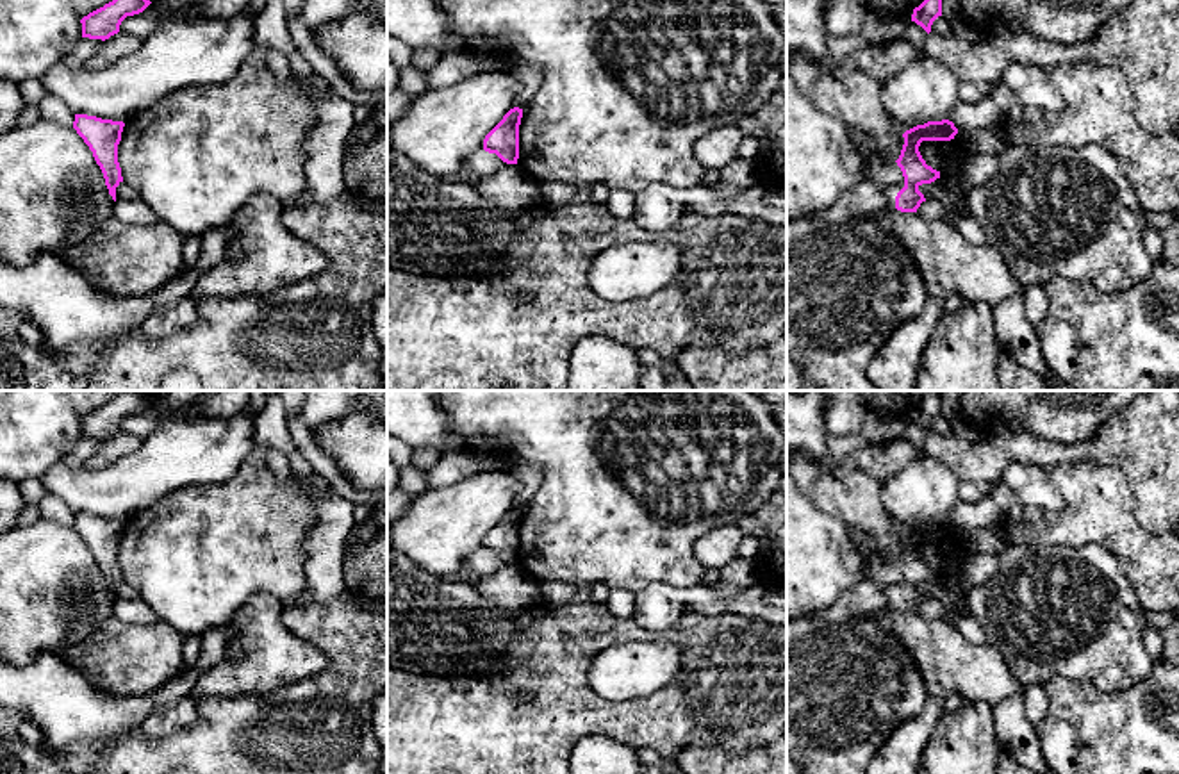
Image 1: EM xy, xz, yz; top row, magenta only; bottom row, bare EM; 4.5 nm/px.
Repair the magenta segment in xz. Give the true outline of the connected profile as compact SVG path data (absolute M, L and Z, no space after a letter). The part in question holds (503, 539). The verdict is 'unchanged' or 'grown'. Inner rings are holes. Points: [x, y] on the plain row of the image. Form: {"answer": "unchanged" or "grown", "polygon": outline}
{"answer": "unchanged", "polygon": "M510 508L503 519L485 535L483 549L496 553L507 564L517 564L521 517L523 508Z"}

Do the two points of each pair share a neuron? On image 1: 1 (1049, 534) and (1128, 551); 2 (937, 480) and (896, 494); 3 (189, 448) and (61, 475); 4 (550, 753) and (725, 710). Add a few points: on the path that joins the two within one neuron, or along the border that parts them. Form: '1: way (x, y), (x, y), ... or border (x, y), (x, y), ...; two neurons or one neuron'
1: way (1069, 530), (1108, 532); one neuron
2: way (926, 489), (906, 494); one neuron
3: way (157, 468), (134, 482), (93, 482); one neuron
4: way (593, 719), (676, 719), (682, 716); one neuron

